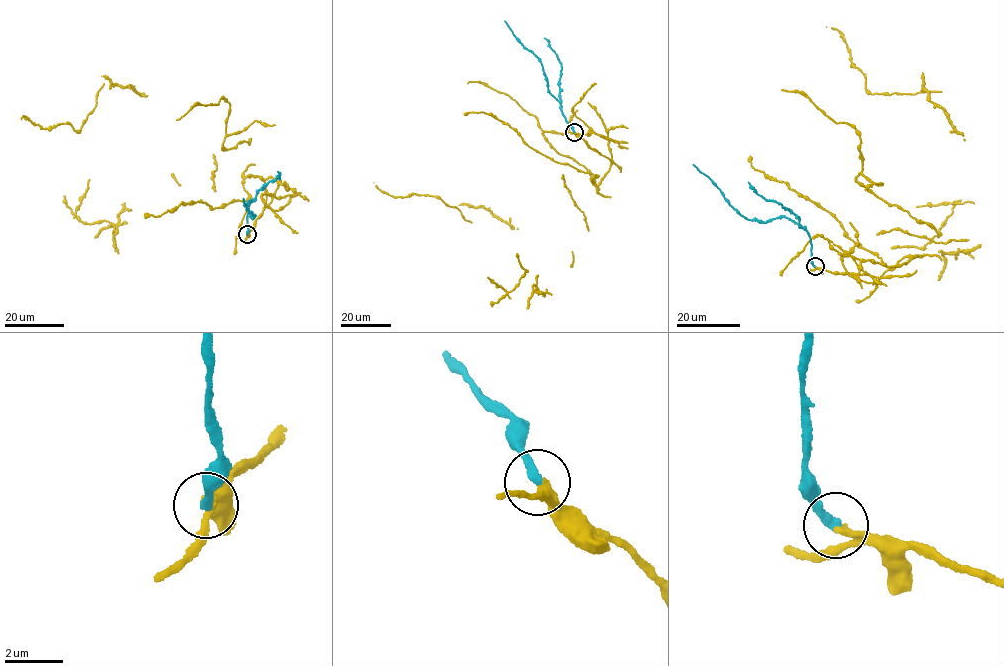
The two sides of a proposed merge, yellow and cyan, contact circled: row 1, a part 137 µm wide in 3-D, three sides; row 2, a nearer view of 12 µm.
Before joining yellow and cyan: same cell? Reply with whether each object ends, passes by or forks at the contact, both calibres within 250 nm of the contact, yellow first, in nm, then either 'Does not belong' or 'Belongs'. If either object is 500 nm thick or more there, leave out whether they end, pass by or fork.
At the ring yellow passes by. At the ring cyan ends. Thickness 200 nm (yellow) against 320 nm. Does not belong

